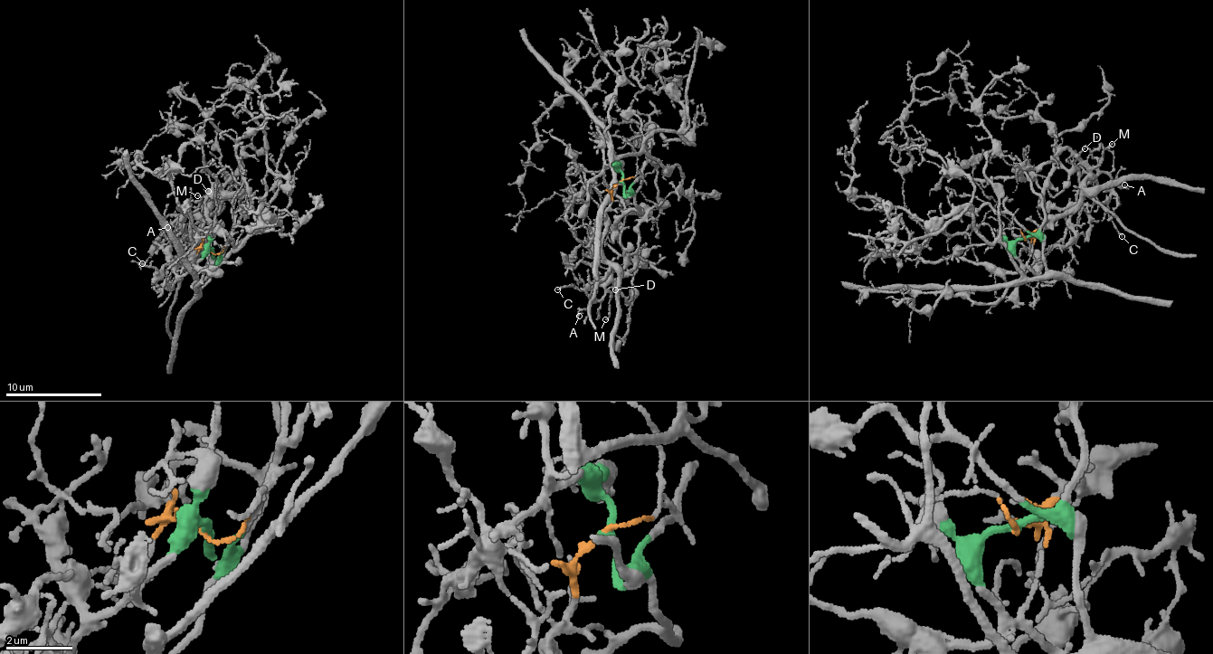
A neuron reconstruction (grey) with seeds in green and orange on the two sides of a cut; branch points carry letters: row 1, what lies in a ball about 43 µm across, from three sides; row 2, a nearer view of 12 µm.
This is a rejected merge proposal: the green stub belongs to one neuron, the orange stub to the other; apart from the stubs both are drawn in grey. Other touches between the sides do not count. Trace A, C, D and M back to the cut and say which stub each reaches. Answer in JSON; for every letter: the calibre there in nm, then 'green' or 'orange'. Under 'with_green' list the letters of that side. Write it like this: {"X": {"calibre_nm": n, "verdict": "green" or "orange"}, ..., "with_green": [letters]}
{"A": {"calibre_nm": 170, "verdict": "orange"}, "C": {"calibre_nm": 130, "verdict": "orange"}, "D": {"calibre_nm": 100, "verdict": "orange"}, "M": {"calibre_nm": 90, "verdict": "orange"}, "with_green": []}

